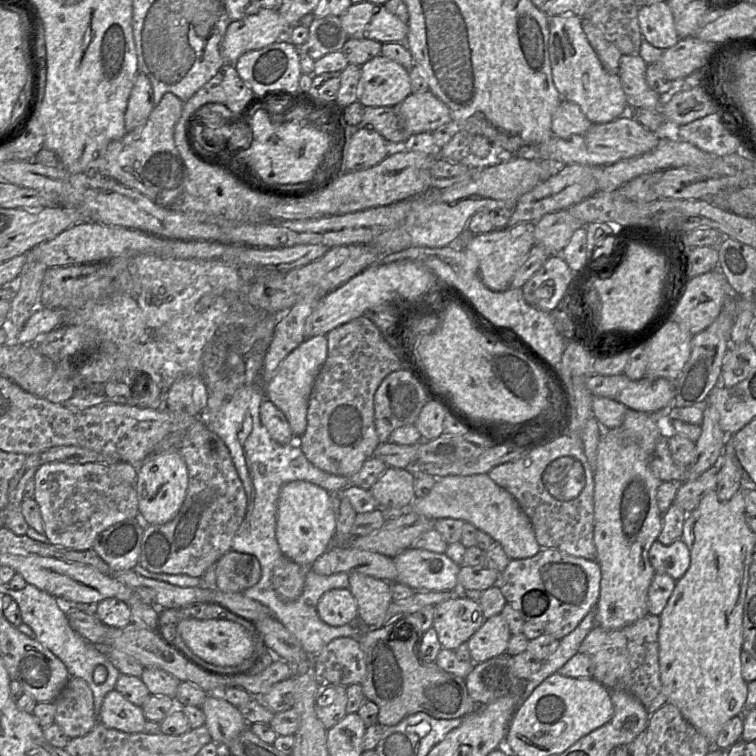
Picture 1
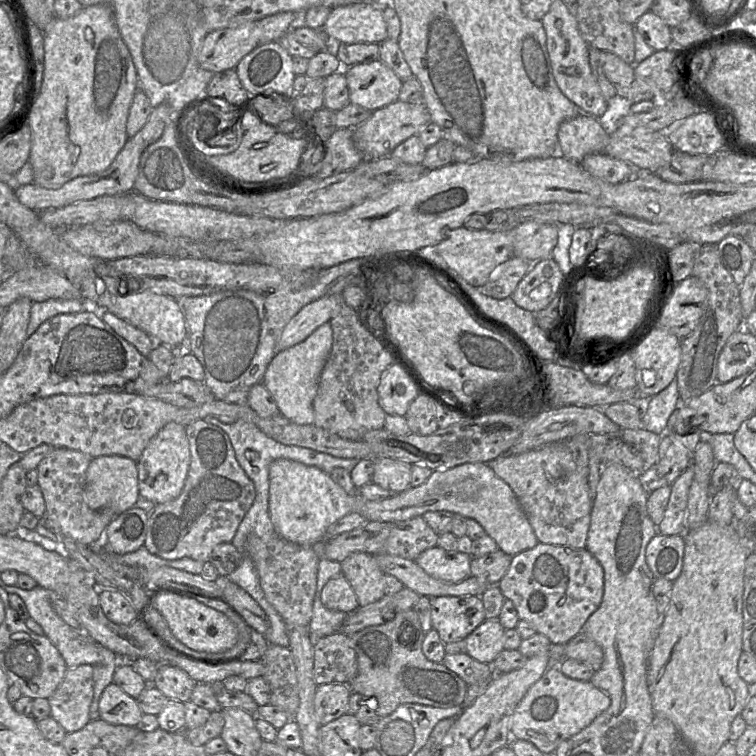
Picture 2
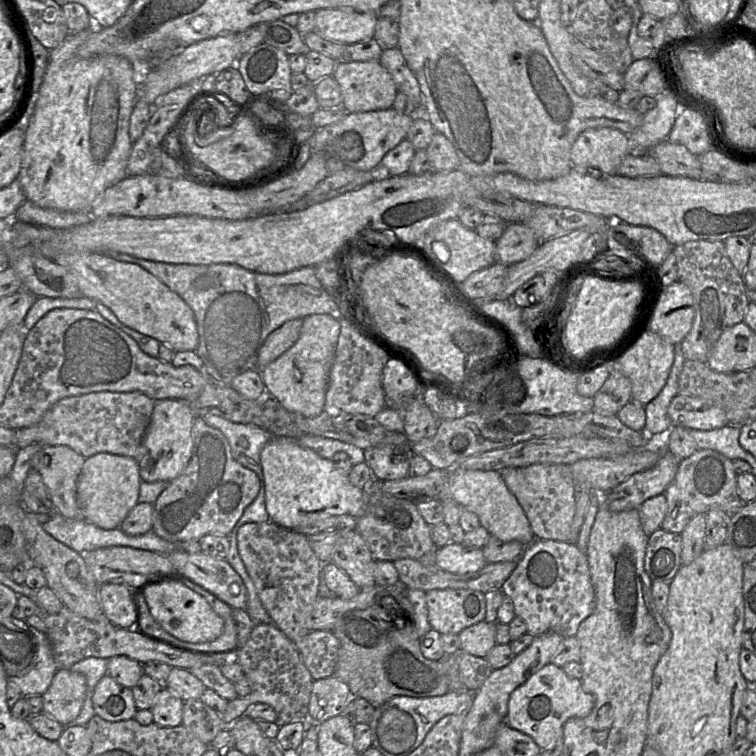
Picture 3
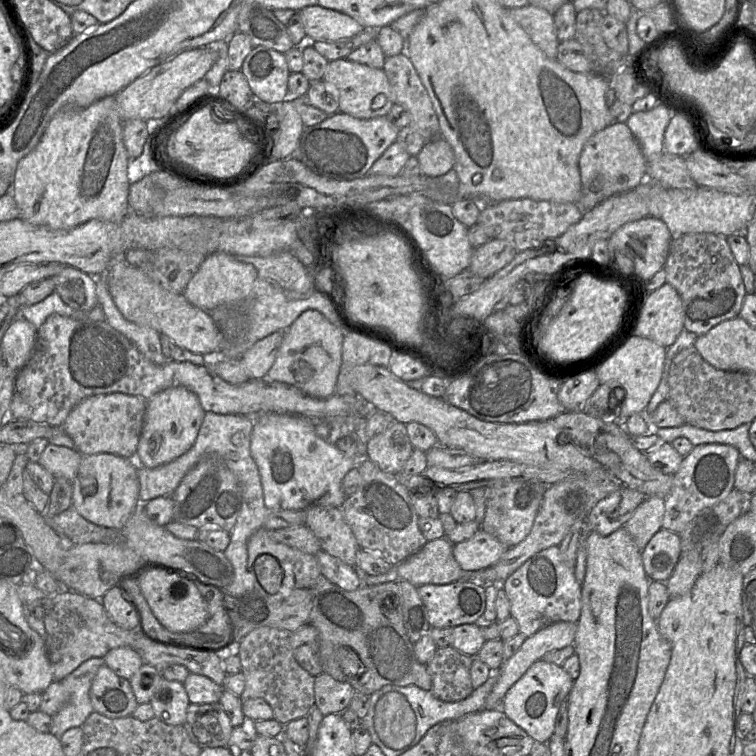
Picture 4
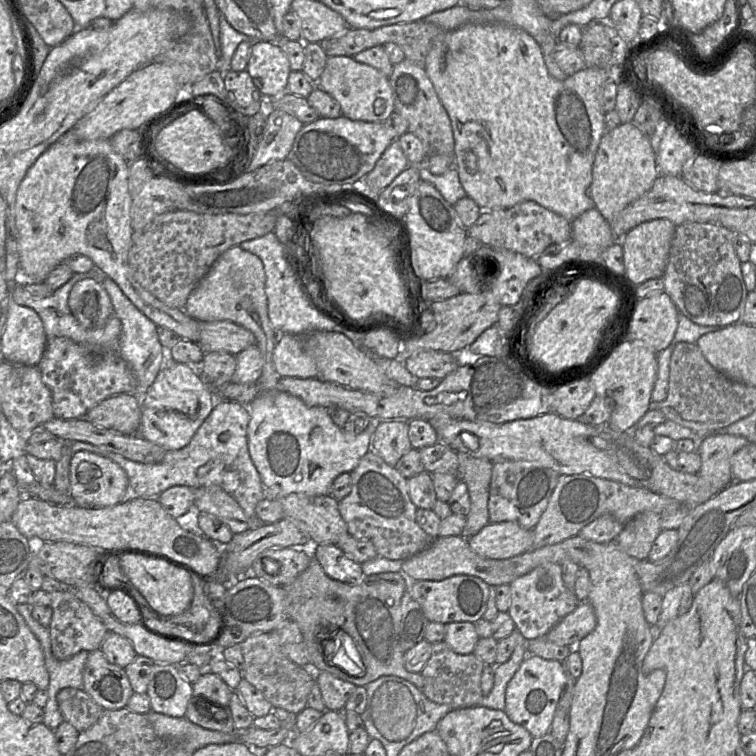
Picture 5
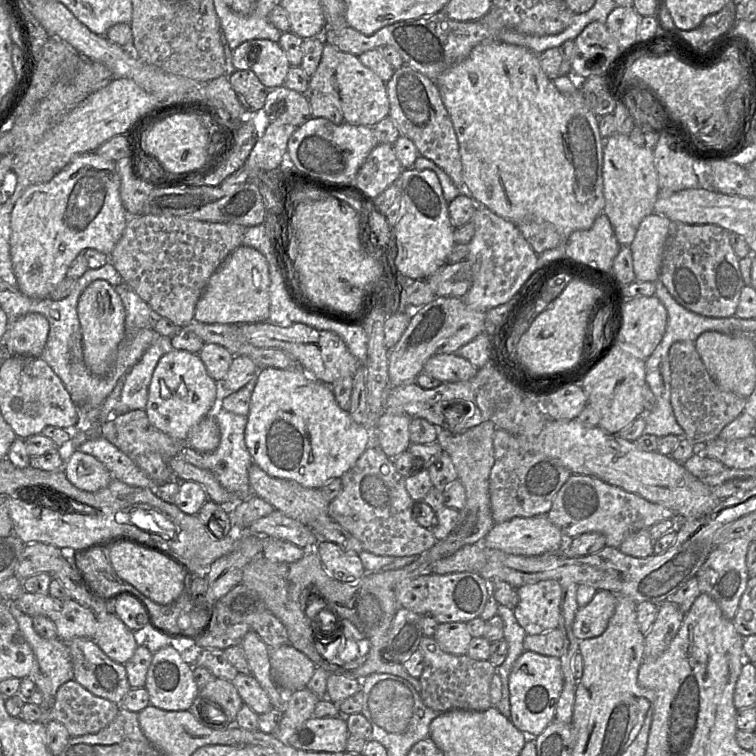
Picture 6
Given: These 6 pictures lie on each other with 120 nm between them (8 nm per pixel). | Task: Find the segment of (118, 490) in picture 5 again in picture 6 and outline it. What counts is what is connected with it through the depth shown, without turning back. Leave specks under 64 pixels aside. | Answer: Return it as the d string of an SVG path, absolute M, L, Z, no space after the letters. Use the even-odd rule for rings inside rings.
M75 450L64 465L68 480L77 488L95 492L109 485L113 476L97 458Z

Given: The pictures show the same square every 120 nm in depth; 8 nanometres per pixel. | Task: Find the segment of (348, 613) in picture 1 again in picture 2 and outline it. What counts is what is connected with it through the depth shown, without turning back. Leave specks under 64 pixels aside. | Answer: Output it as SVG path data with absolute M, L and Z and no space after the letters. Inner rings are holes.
M343 574L331 578L324 585L320 600L329 610L352 613L359 607L357 596Z

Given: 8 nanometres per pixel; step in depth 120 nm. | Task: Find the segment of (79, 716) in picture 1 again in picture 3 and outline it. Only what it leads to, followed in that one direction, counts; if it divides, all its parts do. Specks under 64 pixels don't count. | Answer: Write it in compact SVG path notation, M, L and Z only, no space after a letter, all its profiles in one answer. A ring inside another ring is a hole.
M58 669L43 697L43 713L63 727L73 722L82 709L87 690L86 677L70 669Z

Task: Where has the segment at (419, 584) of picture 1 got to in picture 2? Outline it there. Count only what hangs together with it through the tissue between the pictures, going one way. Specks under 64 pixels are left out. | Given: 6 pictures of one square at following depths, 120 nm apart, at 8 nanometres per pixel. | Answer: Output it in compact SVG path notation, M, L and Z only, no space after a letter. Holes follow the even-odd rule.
M432 547L414 560L428 575L449 583L458 583L471 576L472 556L460 551Z

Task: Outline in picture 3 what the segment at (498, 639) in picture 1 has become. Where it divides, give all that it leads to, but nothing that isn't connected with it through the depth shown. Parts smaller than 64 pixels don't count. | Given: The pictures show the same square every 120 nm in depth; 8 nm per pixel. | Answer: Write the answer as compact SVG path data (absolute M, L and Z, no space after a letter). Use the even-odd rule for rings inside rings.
M484 620L469 626L458 634L460 650L473 656L485 658L496 645L495 633L495 623Z

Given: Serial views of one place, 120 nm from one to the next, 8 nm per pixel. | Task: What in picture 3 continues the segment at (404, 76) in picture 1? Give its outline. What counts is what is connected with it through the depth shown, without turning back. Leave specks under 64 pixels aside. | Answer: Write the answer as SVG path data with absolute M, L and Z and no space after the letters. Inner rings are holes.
M338 61L332 76L340 85L343 94L342 106L347 113L389 109L398 93L392 75L379 61Z

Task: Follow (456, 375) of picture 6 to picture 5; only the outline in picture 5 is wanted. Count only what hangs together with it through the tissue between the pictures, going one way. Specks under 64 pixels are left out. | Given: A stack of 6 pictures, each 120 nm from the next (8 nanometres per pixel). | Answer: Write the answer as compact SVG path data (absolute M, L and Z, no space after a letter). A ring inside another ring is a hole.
M421 351L404 361L405 368L418 378L443 379L459 367L456 354L443 351Z

